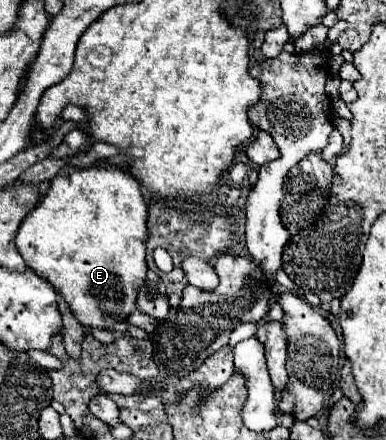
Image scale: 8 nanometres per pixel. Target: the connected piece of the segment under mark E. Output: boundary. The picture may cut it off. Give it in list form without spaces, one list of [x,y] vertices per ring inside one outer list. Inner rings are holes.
[[[95,161],[89,167],[77,167],[75,171],[65,175],[57,175],[55,179],[51,179],[51,185],[47,189],[47,193],[39,199],[39,203],[35,205],[35,209],[23,219],[19,233],[17,233],[17,249],[21,253],[21,257],[25,259],[27,267],[33,269],[35,273],[39,273],[41,277],[45,277],[69,303],[71,311],[75,313],[75,317],[79,319],[81,325],[85,327],[101,327],[101,329],[109,329],[115,321],[125,321],[127,315],[131,315],[135,311],[135,299],[137,299],[137,291],[145,279],[147,273],[147,263],[145,263],[145,241],[147,241],[147,203],[145,197],[141,193],[141,183],[137,183],[137,179],[125,171],[123,167],[111,165],[109,161]]]

